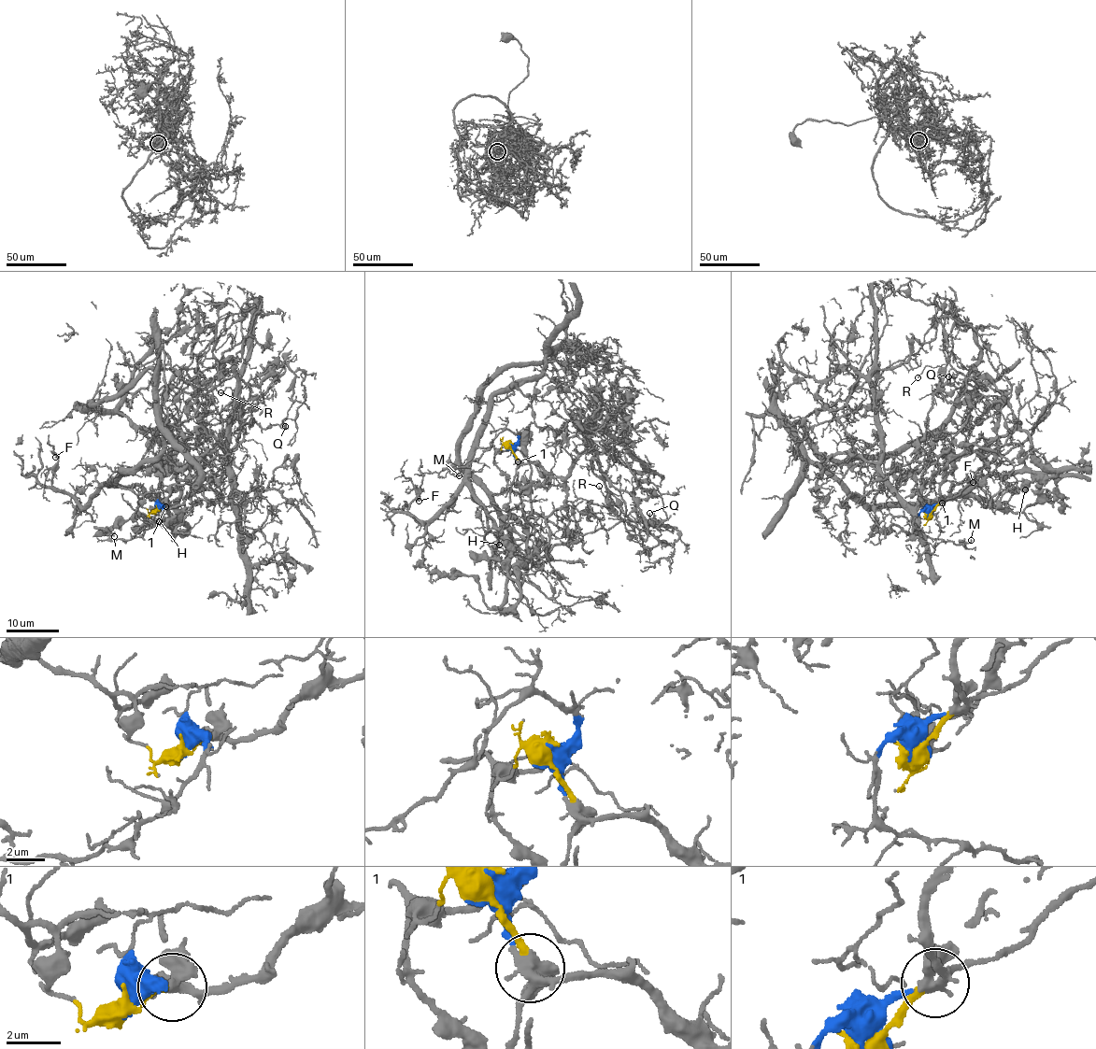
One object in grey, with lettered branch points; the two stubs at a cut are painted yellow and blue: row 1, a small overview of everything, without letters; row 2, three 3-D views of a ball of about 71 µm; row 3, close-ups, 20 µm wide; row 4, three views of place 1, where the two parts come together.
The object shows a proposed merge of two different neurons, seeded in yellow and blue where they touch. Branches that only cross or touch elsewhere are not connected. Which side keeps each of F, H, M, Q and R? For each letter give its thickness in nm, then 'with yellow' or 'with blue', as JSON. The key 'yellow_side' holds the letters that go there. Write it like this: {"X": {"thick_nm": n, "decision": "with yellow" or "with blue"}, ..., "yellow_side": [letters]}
{"F": {"thick_nm": 70, "decision": "with yellow"}, "H": {"thick_nm": 240, "decision": "with yellow"}, "M": {"thick_nm": 130, "decision": "with blue"}, "Q": {"thick_nm": 140, "decision": "with blue"}, "R": {"thick_nm": 130, "decision": "with blue"}, "yellow_side": ["F", "H"]}

